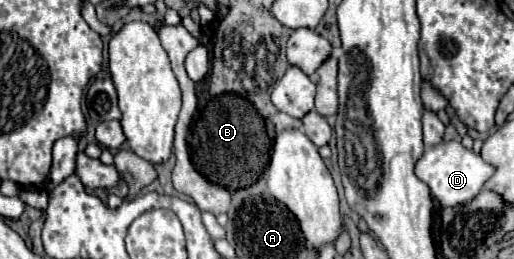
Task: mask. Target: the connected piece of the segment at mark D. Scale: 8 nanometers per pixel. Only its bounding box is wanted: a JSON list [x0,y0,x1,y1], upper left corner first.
[415,141,495,207]

